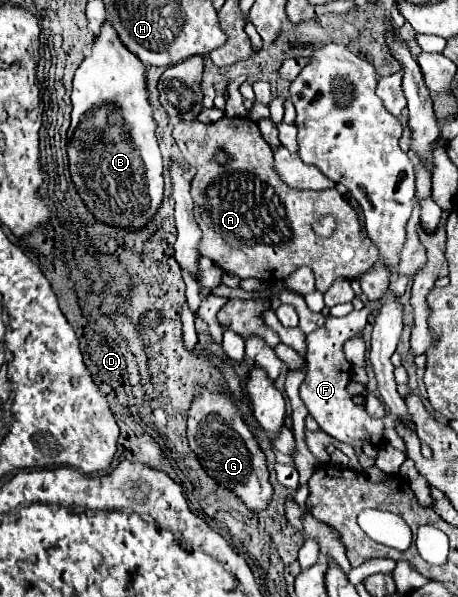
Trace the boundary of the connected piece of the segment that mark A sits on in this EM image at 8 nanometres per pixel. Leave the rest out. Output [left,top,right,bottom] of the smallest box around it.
[174,117,378,293]

